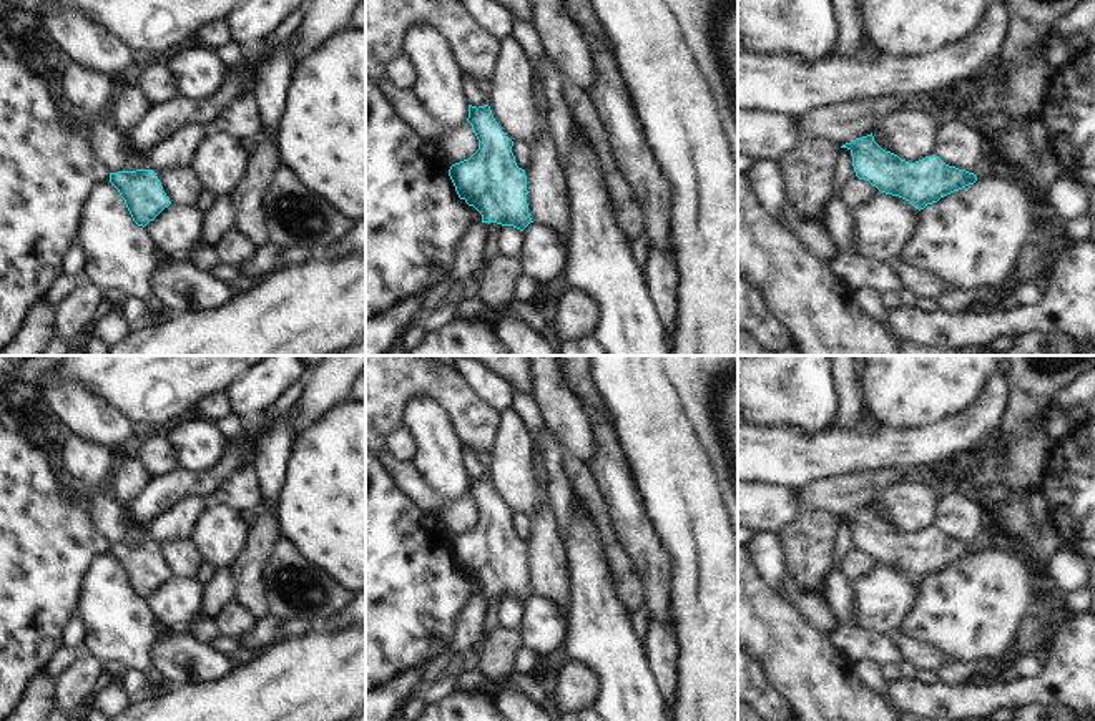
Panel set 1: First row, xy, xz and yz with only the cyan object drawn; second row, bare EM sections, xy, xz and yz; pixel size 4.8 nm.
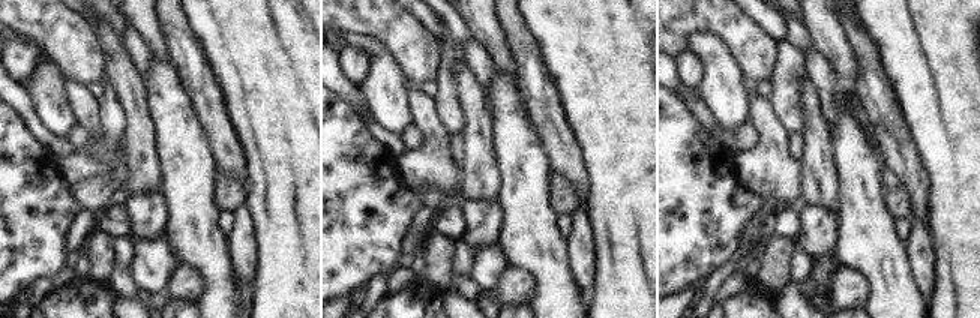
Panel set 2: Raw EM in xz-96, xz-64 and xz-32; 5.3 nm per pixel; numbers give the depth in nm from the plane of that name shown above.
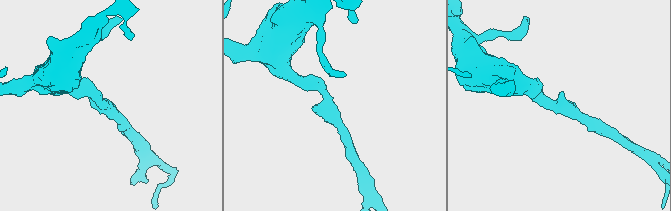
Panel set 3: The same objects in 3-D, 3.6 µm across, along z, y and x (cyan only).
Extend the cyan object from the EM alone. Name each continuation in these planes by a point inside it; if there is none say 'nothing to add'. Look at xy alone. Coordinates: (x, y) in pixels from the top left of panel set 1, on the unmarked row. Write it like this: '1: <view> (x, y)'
nothing to add

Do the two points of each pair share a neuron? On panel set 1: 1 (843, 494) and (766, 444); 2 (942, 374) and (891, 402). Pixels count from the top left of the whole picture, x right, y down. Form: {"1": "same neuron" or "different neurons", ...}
{"1": "different neurons", "2": "same neuron"}

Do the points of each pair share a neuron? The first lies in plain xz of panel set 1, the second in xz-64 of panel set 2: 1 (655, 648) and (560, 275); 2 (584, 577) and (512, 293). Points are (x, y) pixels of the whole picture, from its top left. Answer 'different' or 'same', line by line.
1: different
2: different

